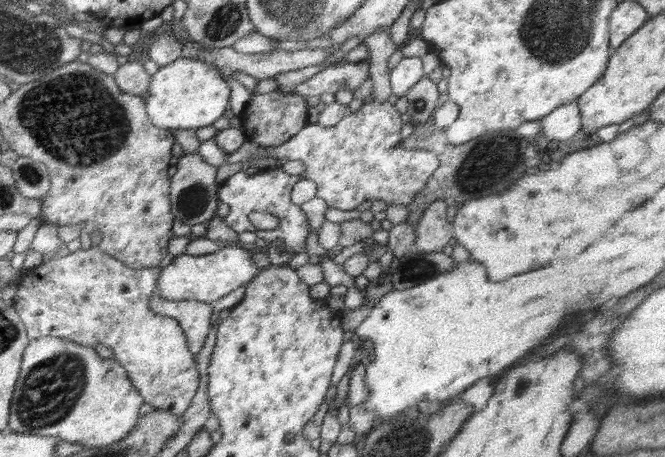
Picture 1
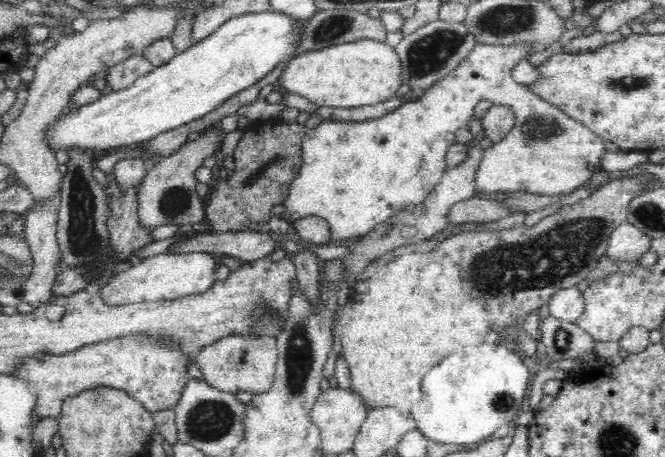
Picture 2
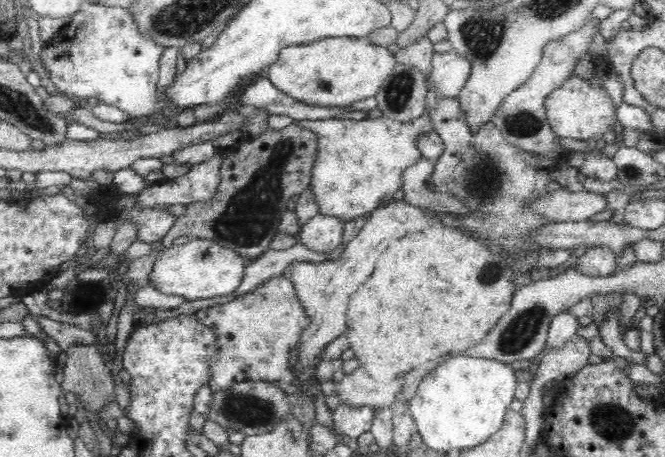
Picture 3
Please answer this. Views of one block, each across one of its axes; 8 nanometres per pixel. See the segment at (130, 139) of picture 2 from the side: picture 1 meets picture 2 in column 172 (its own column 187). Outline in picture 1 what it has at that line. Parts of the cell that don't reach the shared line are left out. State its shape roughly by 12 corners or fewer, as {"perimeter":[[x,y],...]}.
{"perimeter":[[179,57],[151,76],[149,120],[210,126],[230,87],[213,64]]}

